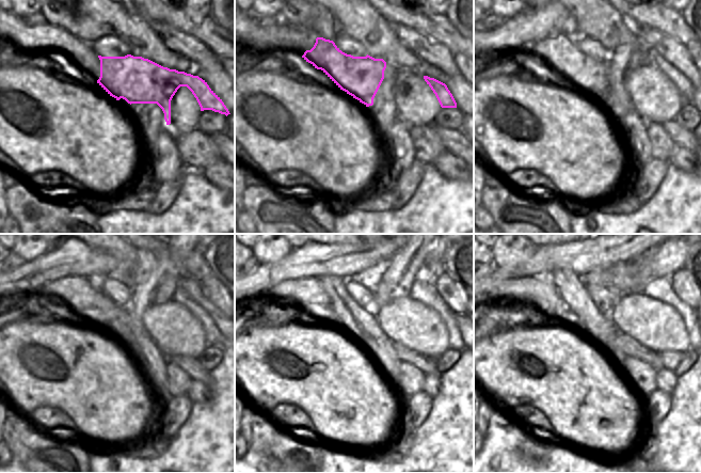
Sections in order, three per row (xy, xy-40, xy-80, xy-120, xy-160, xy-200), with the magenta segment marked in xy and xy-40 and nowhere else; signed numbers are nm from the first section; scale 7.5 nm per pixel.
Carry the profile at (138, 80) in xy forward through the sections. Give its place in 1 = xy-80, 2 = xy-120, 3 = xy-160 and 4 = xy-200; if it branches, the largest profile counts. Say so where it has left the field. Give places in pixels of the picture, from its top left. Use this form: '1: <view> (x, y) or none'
1: xy-80 (559, 52)
2: xy-120 (80, 294)
3: xy-160 (308, 293)
4: xy-200 (540, 292)

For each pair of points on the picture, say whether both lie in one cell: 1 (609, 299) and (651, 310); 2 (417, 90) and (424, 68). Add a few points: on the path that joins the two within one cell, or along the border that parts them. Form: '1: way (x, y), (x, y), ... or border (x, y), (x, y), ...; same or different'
1: border (621, 296), (609, 316); different
2: border (415, 72), (423, 77); different

